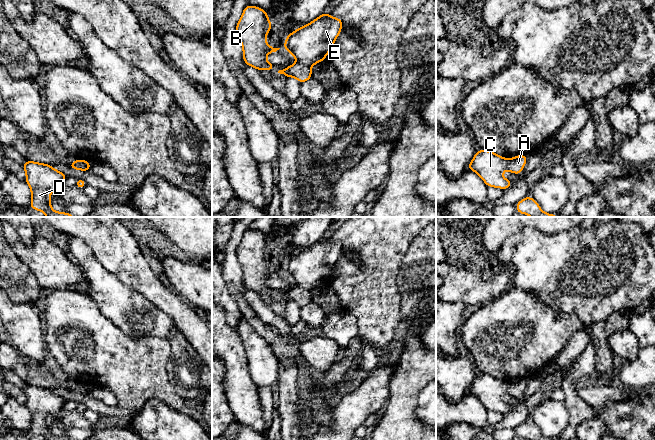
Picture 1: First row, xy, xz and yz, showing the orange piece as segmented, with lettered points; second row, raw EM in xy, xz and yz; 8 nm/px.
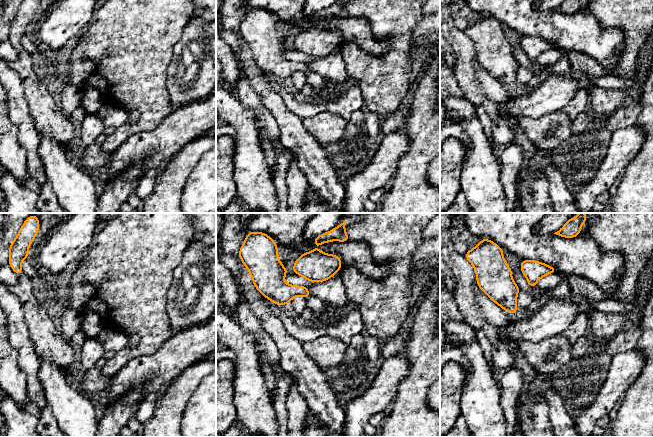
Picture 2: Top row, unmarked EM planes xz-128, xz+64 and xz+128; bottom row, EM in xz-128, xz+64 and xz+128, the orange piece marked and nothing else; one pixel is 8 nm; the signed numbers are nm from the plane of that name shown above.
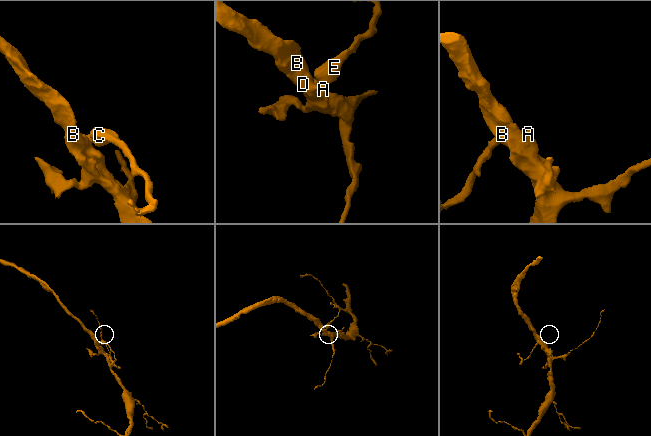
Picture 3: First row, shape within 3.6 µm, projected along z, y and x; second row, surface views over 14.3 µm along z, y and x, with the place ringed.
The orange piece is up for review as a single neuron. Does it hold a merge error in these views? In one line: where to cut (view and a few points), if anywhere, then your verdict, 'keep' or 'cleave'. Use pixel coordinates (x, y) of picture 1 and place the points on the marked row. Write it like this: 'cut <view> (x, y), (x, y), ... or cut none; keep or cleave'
cut xz (297, 61), (310, 67); cleave

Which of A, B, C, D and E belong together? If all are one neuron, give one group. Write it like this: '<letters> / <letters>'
A B D / C E

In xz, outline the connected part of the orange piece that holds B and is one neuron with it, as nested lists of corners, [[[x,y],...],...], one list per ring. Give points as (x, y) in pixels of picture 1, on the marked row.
[[[247,5],[236,25],[237,36],[243,48],[244,63],[257,70],[274,70],[266,55],[280,48],[273,48],[266,42],[266,35],[272,29],[267,12],[260,7]]]

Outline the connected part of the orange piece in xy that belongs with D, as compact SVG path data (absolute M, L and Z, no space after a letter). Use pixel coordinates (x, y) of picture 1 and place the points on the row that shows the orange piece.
M27 160L23 168L28 186L31 189L30 207L42 211L47 217L75 217L65 212L55 212L51 208L50 196L55 188L61 186L67 176L49 164Z

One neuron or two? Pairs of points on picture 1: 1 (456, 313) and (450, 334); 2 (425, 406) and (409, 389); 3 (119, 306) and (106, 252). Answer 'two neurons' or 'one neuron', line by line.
1: one neuron
2: two neurons
3: two neurons

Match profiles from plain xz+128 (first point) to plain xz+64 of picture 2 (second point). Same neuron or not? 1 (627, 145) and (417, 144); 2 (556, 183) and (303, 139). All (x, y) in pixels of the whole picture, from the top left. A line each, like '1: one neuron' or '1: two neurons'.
1: two neurons
2: one neuron

